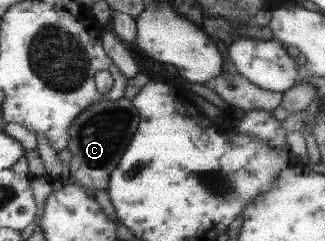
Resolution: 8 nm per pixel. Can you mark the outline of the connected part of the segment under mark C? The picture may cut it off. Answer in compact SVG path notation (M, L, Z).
M125 97L99 100L79 111L67 130L69 141L65 150L71 154L67 161L69 180L96 190L107 187L109 174L117 167L120 157L130 143L139 118L133 104Z

